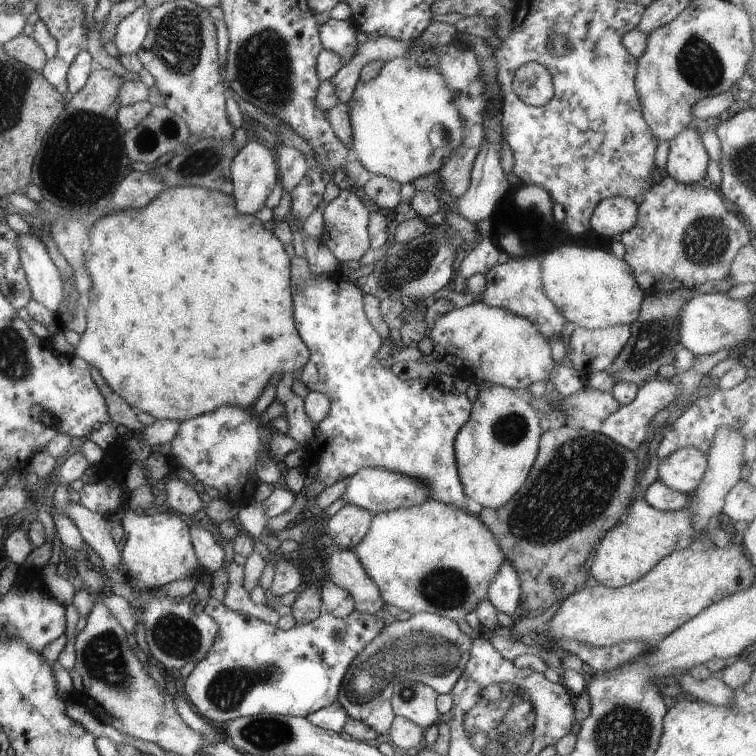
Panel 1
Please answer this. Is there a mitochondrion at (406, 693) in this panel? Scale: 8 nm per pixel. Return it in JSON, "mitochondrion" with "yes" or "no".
{"mitochondrion":"yes"}

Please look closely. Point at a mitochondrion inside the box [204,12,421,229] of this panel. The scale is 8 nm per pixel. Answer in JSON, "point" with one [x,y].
{"point":[264,70]}

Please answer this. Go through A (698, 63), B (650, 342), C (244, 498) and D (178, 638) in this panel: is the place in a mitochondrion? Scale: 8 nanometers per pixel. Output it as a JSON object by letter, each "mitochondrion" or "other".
{"A":"mitochondrion","B":"mitochondrion","C":"other","D":"mitochondrion"}

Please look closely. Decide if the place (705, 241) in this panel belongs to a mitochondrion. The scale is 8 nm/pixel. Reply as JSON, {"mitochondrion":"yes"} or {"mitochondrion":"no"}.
{"mitochondrion":"yes"}

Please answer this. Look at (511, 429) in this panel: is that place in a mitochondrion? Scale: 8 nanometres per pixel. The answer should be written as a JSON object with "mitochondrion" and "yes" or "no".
{"mitochondrion":"yes"}

